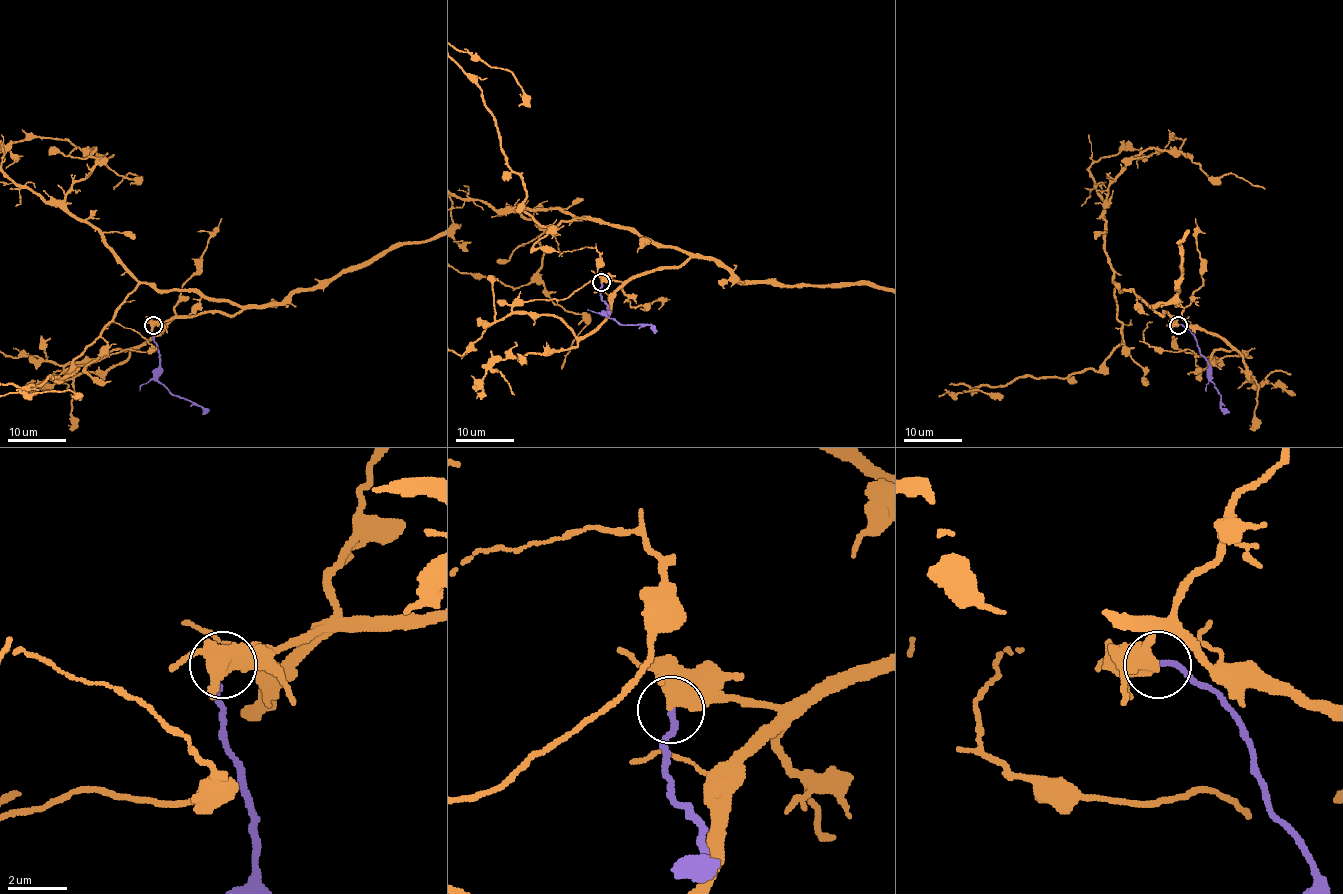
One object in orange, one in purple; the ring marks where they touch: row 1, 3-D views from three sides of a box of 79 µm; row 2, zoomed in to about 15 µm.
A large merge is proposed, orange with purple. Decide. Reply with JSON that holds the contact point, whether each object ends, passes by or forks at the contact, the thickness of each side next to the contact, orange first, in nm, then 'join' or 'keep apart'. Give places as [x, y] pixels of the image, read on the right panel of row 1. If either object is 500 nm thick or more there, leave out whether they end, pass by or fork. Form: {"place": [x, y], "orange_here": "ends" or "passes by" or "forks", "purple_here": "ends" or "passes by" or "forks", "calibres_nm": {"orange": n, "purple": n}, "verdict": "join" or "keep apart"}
{"place": [1178, 325], "calibres_nm": {"orange": 600, "purple": 200}, "verdict": "join"}

